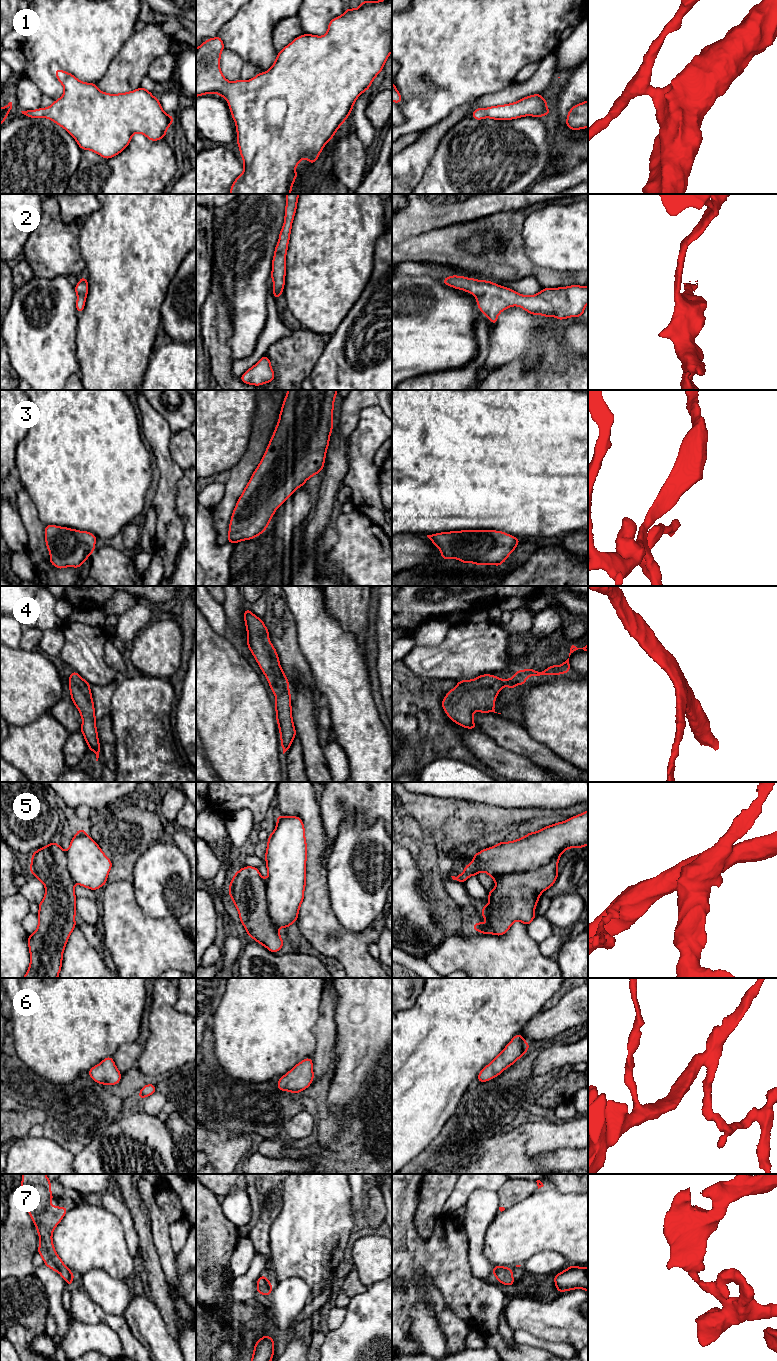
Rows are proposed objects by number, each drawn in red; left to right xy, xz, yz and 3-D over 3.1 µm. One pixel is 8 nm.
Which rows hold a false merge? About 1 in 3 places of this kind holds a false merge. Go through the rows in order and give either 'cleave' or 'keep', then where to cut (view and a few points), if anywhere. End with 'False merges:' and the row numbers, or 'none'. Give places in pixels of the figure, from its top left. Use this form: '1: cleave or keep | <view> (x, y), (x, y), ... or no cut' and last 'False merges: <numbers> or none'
1: keep | no cut
2: keep | no cut
3: keep | no cut
4: keep | no cut
5: cleave | yz (562, 851), (533, 870), (515, 871), (493, 878)
6: keep | no cut
7: keep | no cut
False merges: 5

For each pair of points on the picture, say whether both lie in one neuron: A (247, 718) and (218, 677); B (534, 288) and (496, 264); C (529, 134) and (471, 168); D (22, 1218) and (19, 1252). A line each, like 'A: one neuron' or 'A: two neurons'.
A: one neuron
B: two neurons
C: one neuron
D: one neuron

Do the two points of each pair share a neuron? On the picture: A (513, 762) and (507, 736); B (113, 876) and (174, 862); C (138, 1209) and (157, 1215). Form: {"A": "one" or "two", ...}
{"A": "two", "B": "two", "C": "two"}

